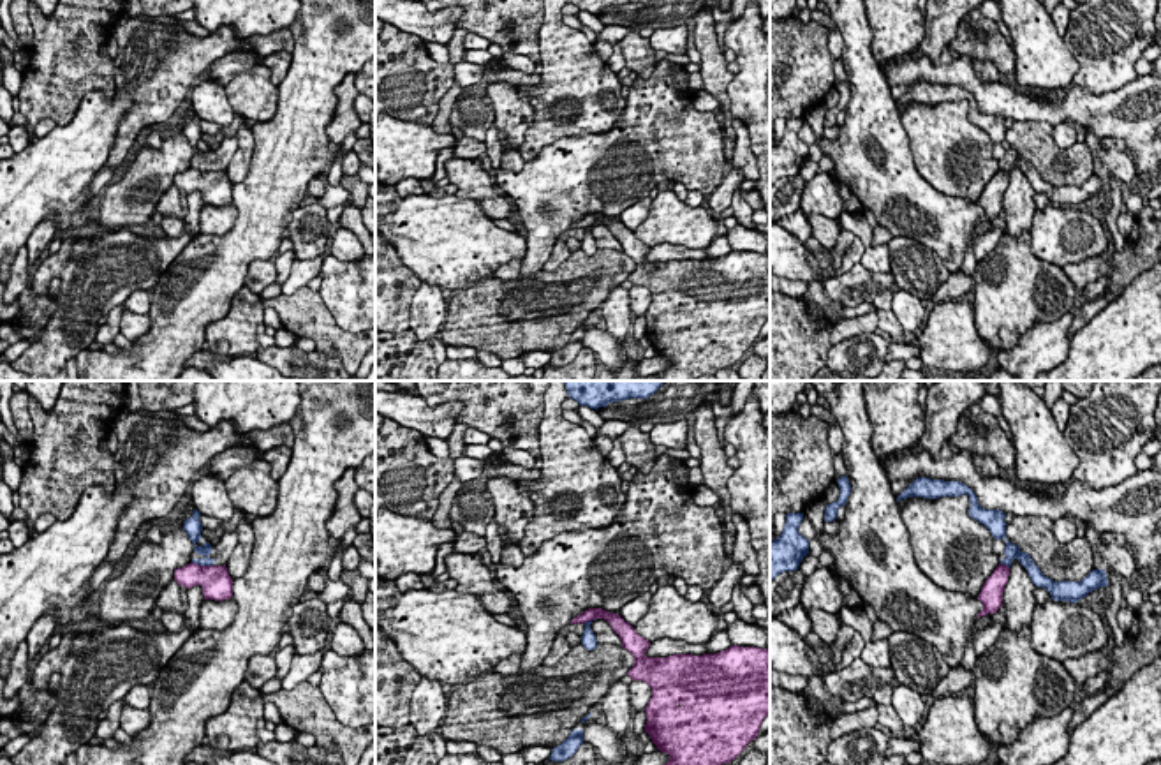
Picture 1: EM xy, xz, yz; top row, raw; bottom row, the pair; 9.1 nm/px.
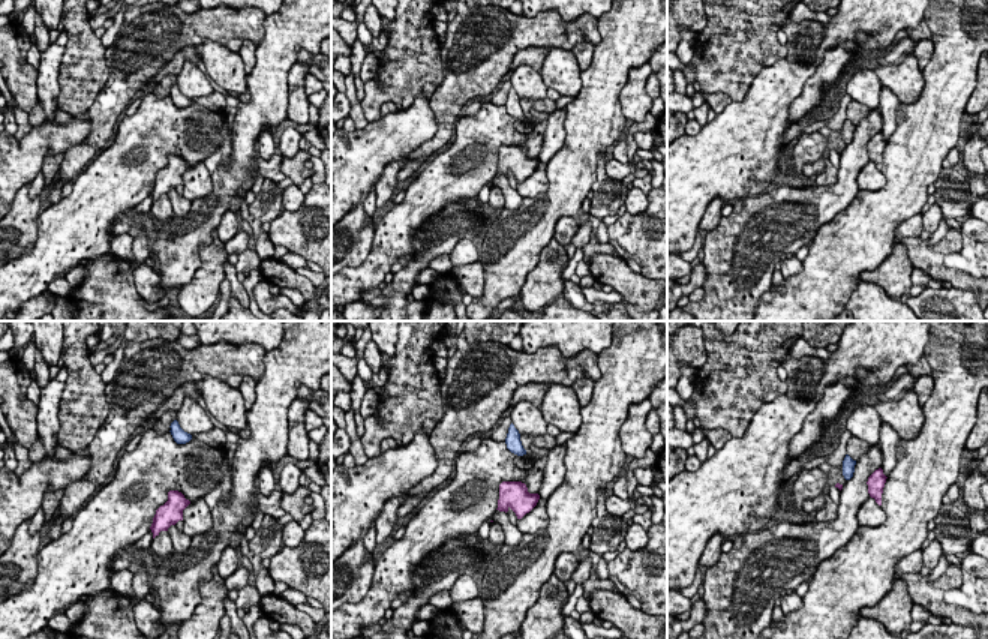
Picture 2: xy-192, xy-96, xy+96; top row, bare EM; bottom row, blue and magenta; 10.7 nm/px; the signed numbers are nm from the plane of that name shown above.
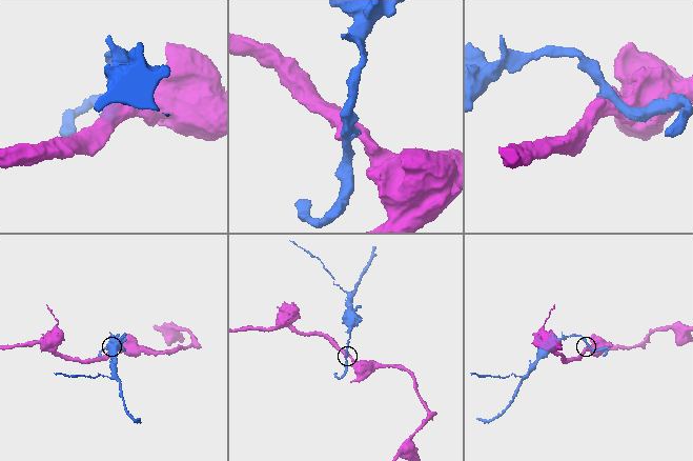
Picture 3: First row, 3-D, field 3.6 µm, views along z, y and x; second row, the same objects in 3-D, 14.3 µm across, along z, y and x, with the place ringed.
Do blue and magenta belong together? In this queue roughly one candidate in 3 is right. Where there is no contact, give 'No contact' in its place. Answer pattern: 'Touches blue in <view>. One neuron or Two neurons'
Touches blue in xy. Two neurons

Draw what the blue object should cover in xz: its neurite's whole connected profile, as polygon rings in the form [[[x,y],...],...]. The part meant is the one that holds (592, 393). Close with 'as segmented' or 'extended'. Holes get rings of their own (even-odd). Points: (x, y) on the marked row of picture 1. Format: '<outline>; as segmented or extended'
[[[564,381],[569,398],[590,409],[627,398],[648,398],[666,381]]]; as segmented

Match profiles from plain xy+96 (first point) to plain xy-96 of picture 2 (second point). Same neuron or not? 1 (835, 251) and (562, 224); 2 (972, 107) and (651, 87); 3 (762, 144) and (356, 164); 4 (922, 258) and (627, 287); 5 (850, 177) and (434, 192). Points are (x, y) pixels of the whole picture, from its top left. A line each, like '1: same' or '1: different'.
1: different
2: different
3: same
4: same
5: different

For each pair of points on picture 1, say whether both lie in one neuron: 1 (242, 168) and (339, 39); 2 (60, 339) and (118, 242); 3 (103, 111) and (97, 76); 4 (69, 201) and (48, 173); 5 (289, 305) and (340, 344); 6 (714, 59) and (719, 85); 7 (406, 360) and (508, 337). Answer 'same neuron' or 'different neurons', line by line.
1: different neurons
2: same neuron
3: different neurons
4: same neuron
5: same neuron
6: same neuron
7: different neurons

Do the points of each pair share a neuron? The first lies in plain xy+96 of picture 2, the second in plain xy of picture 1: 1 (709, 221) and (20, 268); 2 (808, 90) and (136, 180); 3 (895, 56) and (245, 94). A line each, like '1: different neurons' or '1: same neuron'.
1: different neurons
2: different neurons
3: different neurons

